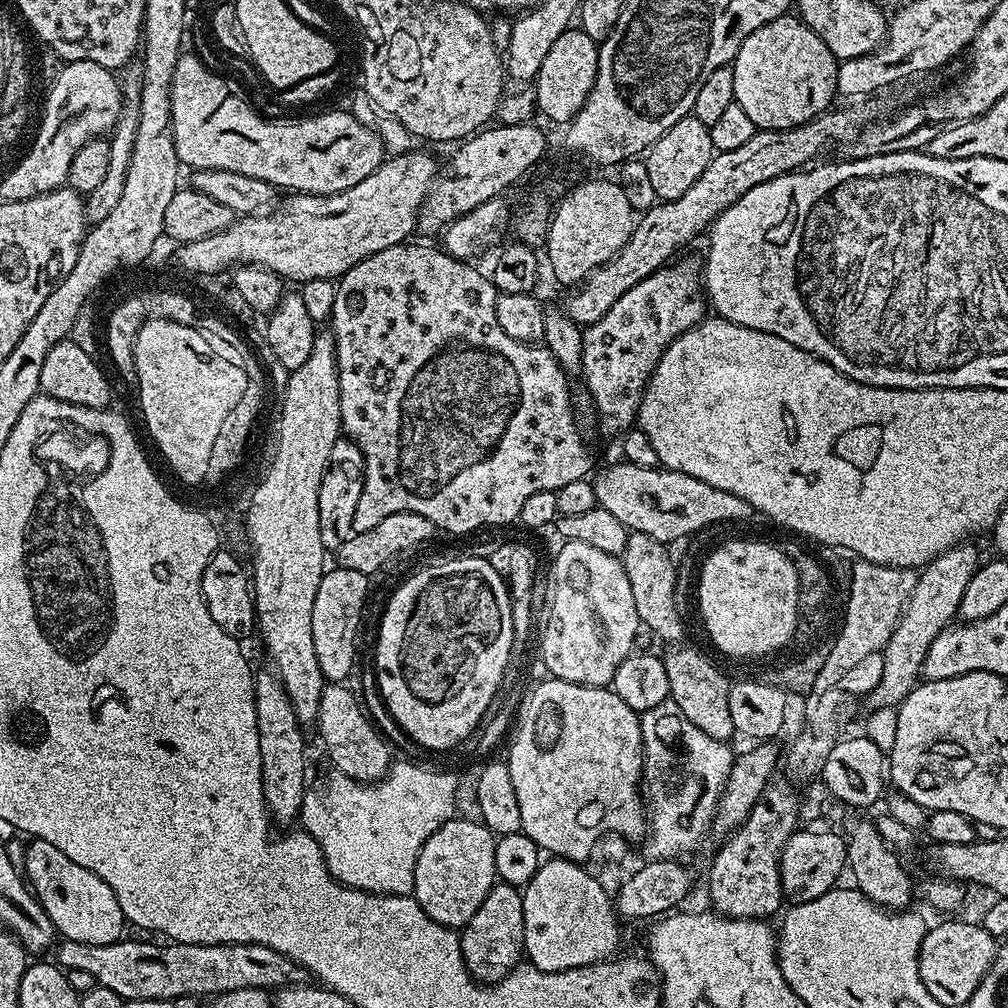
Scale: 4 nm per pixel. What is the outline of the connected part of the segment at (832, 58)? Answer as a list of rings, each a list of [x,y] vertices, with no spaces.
[[[782,15],[754,30],[742,42],[730,65],[734,74],[734,102],[746,110],[757,129],[796,128],[833,107],[837,63],[836,56],[814,30],[795,15]]]

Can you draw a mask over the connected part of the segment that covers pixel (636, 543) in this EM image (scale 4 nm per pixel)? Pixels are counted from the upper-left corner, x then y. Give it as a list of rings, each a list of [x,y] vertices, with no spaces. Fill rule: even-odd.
[[[641,532],[628,535],[627,548],[620,557],[633,591],[635,610],[641,625],[669,644],[681,643],[684,622],[676,600],[676,568],[667,545]]]

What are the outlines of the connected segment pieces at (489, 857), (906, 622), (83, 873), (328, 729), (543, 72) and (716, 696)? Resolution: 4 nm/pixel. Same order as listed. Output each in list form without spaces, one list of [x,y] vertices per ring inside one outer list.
[[[479,819],[447,820],[422,846],[414,870],[414,895],[434,922],[447,928],[463,929],[474,918],[474,910],[482,906],[482,898],[490,894],[498,877],[494,866],[497,837]]]
[[[961,542],[924,565],[916,577],[916,585],[900,616],[898,626],[890,636],[890,642],[884,647],[882,678],[866,697],[869,709],[896,708],[912,693],[912,689],[921,679],[924,659],[934,638],[957,619],[962,594],[966,594],[966,582],[974,578],[981,563],[980,552],[972,542]]]
[[[35,838],[27,842],[24,866],[22,864],[27,887],[43,906],[55,931],[63,939],[102,946],[112,944],[125,935],[126,921],[122,906],[118,906],[114,890],[110,890],[110,886],[106,886],[98,874],[86,870],[86,866],[78,866],[78,862],[70,862],[70,858],[66,858],[58,846],[50,846],[50,842]]]
[[[344,682],[325,683],[322,698],[318,702],[318,714],[314,727],[320,731],[324,752],[331,767],[354,780],[375,782],[388,774],[394,763],[393,749],[379,728],[372,723],[359,695],[356,696]]]
[[[573,26],[550,46],[546,58],[542,58],[542,66],[538,70],[534,81],[534,104],[548,120],[556,124],[567,126],[582,110],[590,90],[594,86],[594,78],[598,74],[598,58],[600,49],[597,41],[590,38],[590,34],[581,32],[579,27]]]
[[[676,646],[671,650],[673,652],[663,653],[662,659],[666,666],[666,678],[670,678],[669,697],[702,730],[704,734],[710,734],[710,738],[715,740],[731,741],[736,727],[734,718],[730,718],[730,698],[728,690],[730,680],[720,673],[720,668],[712,664],[712,660],[704,652],[699,652],[696,648],[684,648],[685,646]]]

